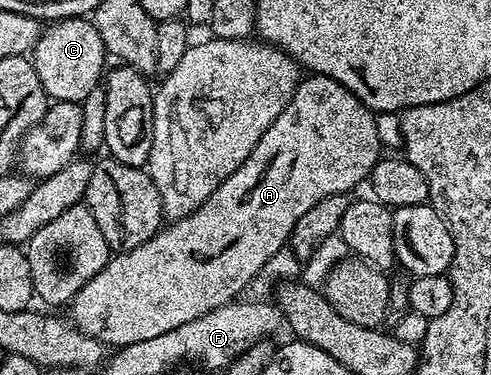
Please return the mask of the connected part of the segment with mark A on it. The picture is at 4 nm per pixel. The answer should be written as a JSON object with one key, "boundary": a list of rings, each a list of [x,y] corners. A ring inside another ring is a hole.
{"boundary":[[[305,74],[294,89],[286,109],[282,109],[282,113],[278,113],[278,117],[274,117],[274,125],[270,125],[270,129],[266,129],[266,133],[262,133],[262,137],[258,141],[258,145],[254,145],[250,157],[246,157],[246,161],[242,165],[238,165],[238,169],[234,169],[234,173],[230,173],[230,177],[226,177],[226,181],[222,181],[222,185],[218,185],[218,189],[214,189],[212,196],[199,209],[186,217],[161,226],[156,235],[150,237],[150,241],[138,245],[138,249],[113,254],[109,258],[108,264],[98,273],[94,273],[94,277],[90,277],[90,281],[86,281],[86,285],[82,285],[82,289],[72,298],[70,304],[71,323],[82,333],[94,337],[99,343],[112,349],[119,349],[126,345],[134,345],[138,341],[150,341],[150,337],[162,337],[162,333],[170,333],[170,329],[178,329],[178,325],[186,325],[186,321],[194,321],[222,305],[239,300],[251,288],[252,281],[262,269],[262,265],[266,264],[266,261],[274,253],[288,246],[288,238],[294,233],[294,225],[298,225],[298,220],[305,213],[310,213],[310,208],[313,205],[318,205],[318,201],[331,195],[343,195],[351,192],[351,187],[358,186],[363,179],[365,182],[371,176],[374,165],[381,157],[382,148],[378,141],[376,115],[372,110],[361,99],[354,97],[354,93],[350,93],[350,89],[346,89],[338,81],[325,75]]]}

